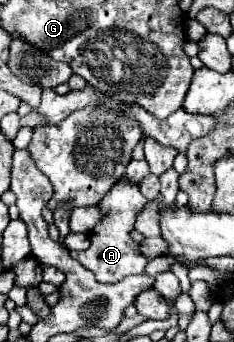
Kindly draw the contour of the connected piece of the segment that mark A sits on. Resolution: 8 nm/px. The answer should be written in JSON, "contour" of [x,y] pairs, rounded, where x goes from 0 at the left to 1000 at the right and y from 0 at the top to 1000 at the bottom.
{"contour":[[[504,532],[436,579],[427,596],[444,596],[453,632],[385,678],[385,708],[393,708],[385,725],[359,737],[308,737],[308,754],[325,754],[359,784],[402,795],[419,825],[487,830],[487,825],[521,819],[530,807],[615,801],[624,754],[598,743],[598,719],[564,702],[556,678],[573,673],[573,643],[624,591],[632,585],[607,573],[590,544],[556,538],[556,532]]]}

